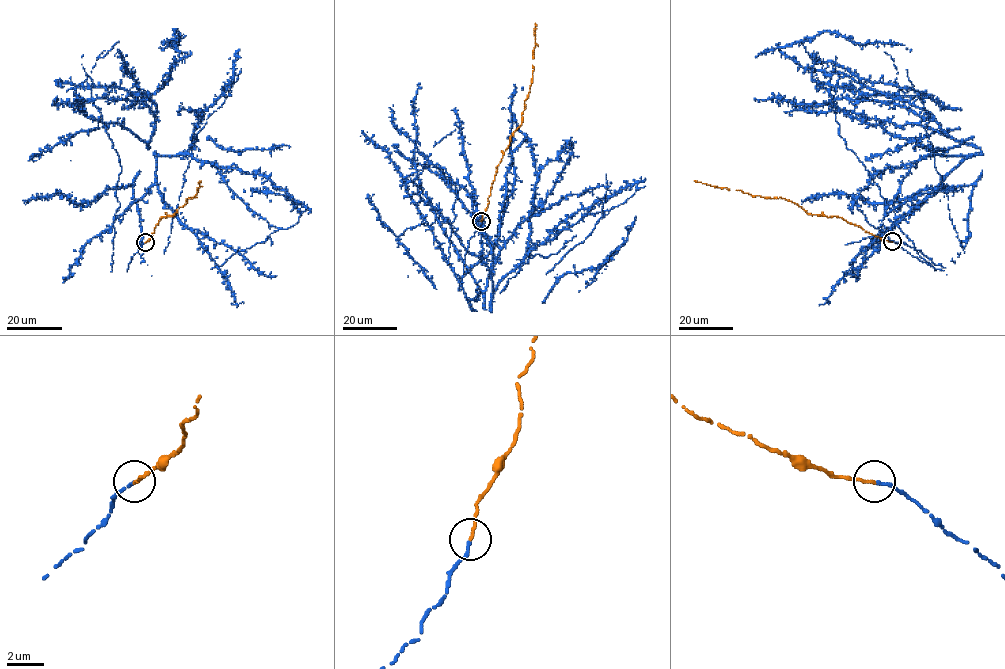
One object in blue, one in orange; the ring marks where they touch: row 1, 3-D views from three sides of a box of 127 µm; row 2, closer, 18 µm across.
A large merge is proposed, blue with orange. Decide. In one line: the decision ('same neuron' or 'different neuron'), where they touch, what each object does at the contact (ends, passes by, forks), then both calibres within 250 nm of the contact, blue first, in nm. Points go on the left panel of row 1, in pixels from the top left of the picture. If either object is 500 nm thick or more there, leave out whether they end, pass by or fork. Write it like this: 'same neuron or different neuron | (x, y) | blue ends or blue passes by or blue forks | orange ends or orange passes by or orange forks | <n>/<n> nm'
same neuron | (145, 242) | blue ends | orange ends | 180/160 nm

